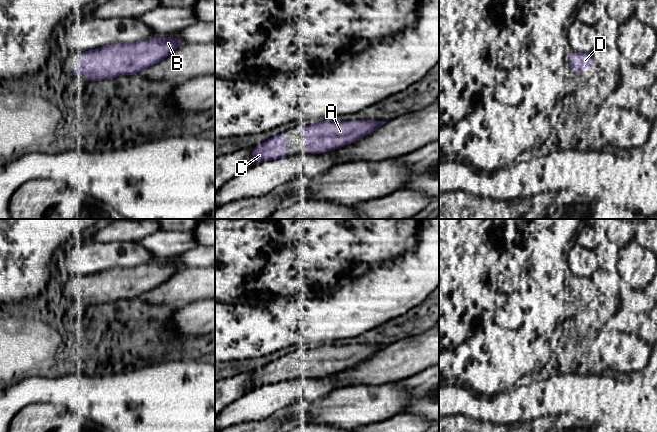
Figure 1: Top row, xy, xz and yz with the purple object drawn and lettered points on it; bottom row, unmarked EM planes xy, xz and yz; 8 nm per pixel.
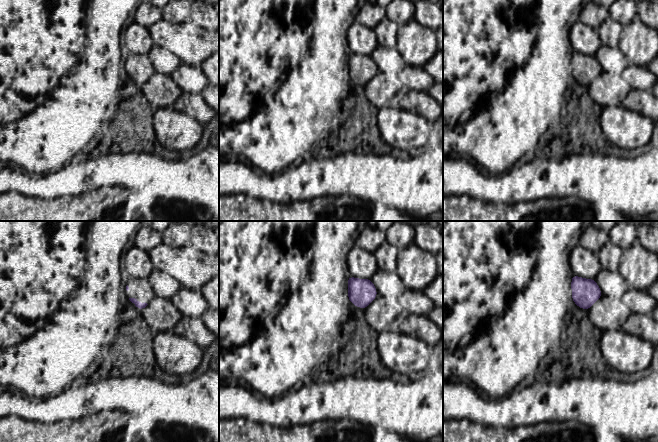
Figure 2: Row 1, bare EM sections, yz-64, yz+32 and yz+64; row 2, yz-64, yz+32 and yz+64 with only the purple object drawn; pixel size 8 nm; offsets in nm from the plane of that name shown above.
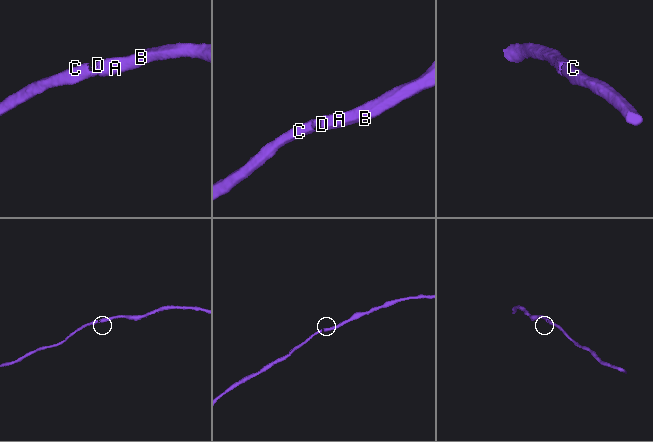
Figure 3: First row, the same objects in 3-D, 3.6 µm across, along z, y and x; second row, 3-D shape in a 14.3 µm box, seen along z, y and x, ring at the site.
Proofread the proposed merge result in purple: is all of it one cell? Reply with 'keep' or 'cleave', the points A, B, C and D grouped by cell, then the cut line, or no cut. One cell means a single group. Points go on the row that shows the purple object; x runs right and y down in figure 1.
keep; groups A B C D; cut none

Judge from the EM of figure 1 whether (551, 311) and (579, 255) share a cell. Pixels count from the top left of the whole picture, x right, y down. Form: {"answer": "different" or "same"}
{"answer": "different"}

